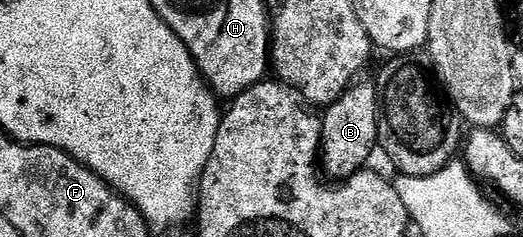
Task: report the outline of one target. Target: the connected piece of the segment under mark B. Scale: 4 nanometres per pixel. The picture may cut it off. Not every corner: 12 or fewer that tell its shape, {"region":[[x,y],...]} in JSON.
{"region":[[375,82],[323,108],[319,166],[329,180],[365,170],[377,150]]}

